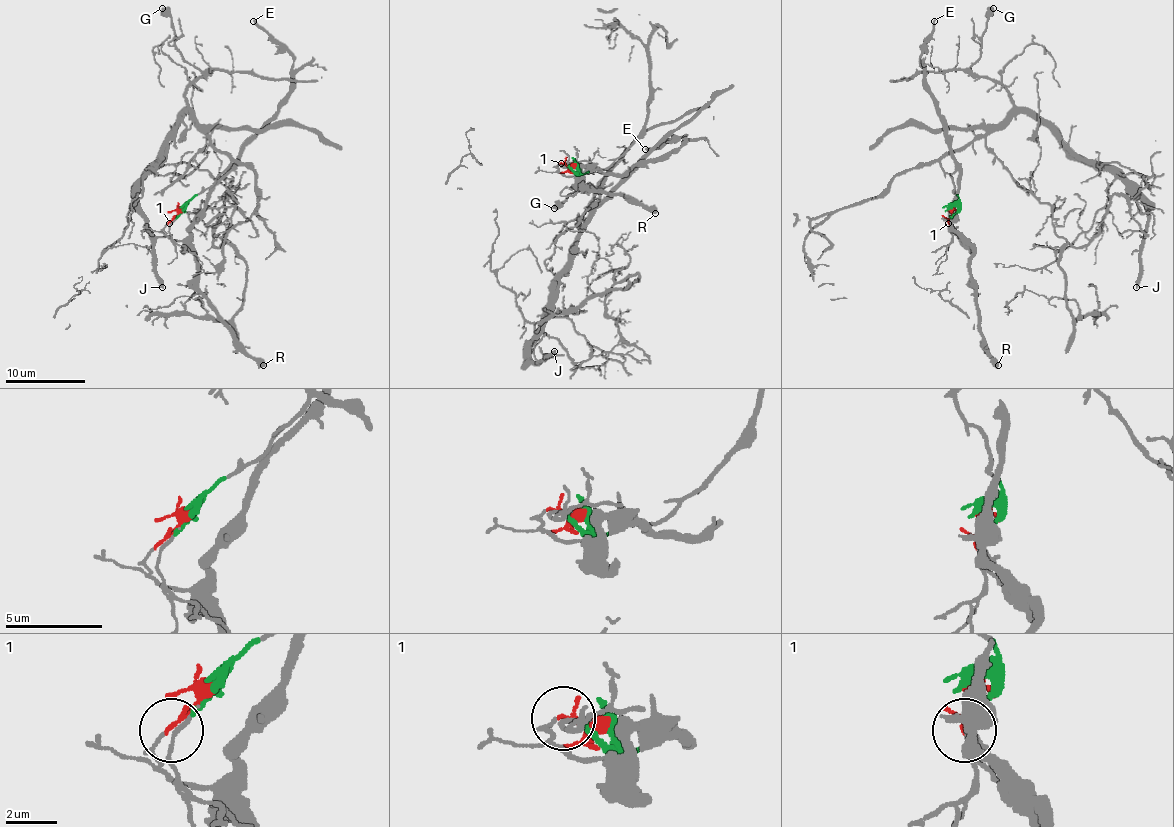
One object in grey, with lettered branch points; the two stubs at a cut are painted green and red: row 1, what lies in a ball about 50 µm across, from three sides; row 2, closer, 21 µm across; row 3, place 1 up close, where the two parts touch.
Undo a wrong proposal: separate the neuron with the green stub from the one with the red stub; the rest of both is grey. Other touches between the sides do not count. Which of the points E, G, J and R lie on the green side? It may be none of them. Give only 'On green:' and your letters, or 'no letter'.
On green: G, J

